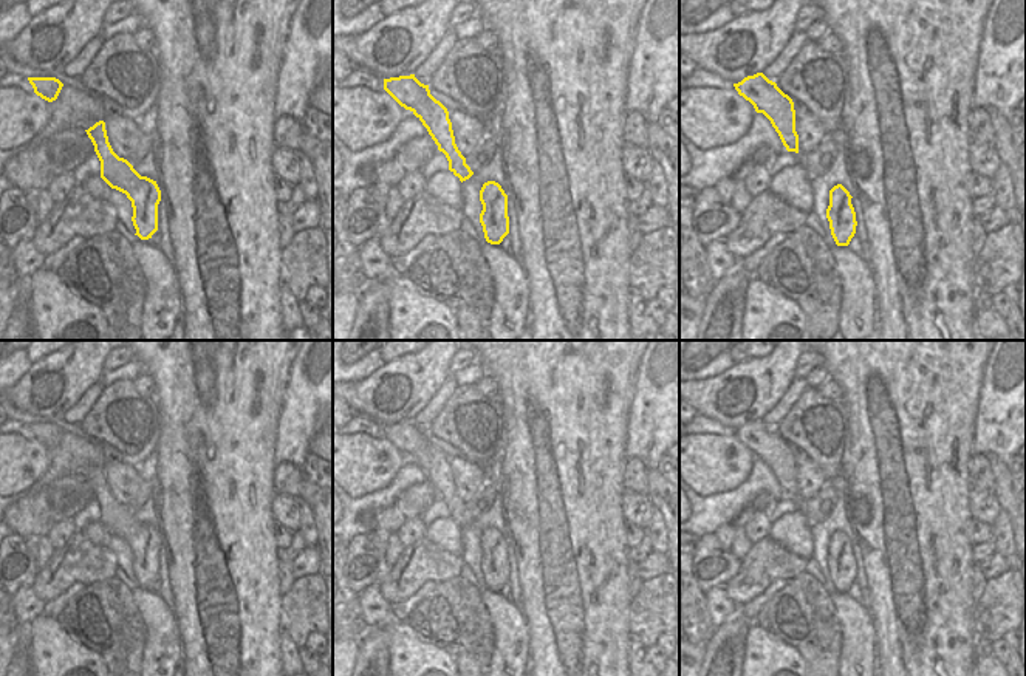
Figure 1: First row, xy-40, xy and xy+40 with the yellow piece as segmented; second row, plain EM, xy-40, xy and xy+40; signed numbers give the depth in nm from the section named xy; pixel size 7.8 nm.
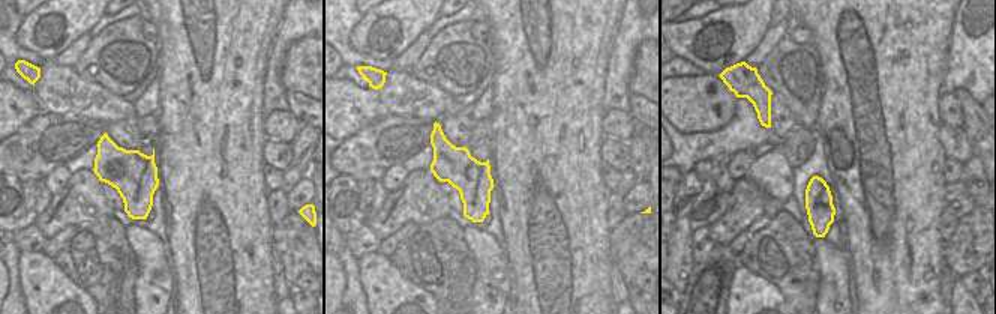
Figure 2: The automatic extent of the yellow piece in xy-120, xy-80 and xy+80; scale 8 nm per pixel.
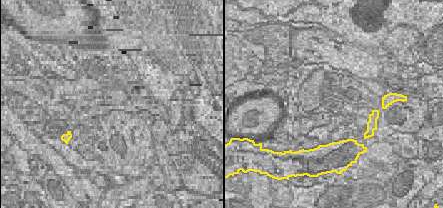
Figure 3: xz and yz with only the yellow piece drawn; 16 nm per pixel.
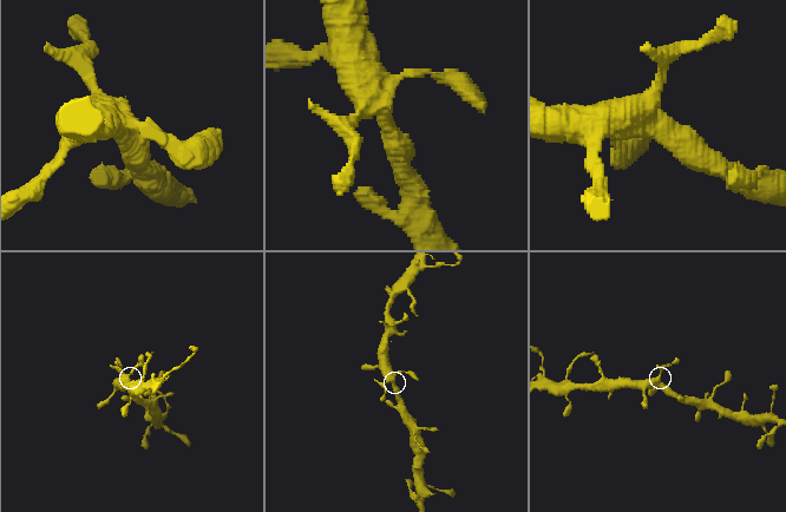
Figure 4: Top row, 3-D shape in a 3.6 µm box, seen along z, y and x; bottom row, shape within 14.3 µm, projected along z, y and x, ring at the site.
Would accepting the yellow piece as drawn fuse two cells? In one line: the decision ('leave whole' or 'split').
leave whole

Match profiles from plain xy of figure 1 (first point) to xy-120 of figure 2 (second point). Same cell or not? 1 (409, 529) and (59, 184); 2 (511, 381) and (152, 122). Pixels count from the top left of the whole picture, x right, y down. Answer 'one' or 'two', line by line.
1: one
2: two

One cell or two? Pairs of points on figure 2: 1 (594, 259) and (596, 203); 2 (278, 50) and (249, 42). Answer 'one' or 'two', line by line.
1: one
2: two

